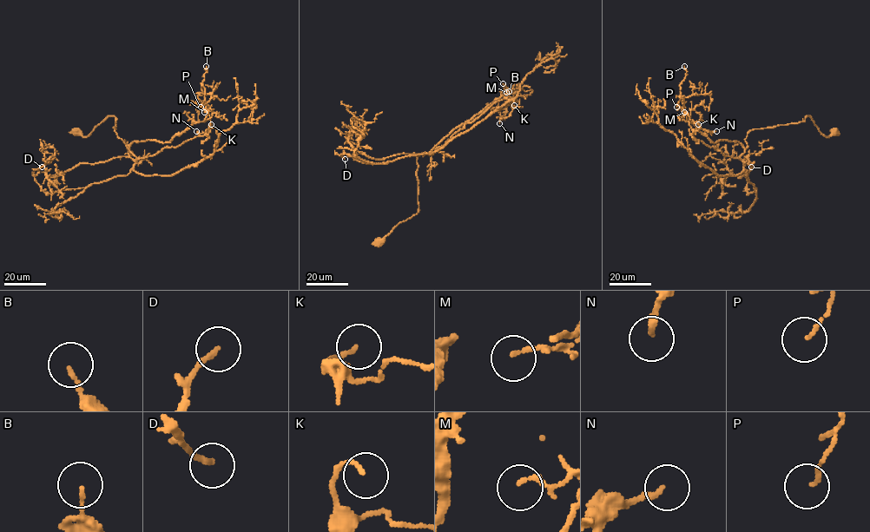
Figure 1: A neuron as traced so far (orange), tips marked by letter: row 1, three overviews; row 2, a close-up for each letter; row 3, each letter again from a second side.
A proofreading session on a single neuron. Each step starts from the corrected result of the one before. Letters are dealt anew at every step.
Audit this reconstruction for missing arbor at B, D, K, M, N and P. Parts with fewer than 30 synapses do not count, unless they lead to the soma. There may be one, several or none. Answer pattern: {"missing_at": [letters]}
{"missing_at": []}

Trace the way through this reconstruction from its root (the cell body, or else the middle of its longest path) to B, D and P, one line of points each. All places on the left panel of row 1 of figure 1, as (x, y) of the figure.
B: (75, 131), (87, 136), (114, 116), (115, 131), (128, 148), (133, 141), (168, 142), (198, 121), (206, 66)
D: (75, 131), (87, 136), (114, 116), (115, 131), (137, 158), (134, 168), (45, 193), (35, 178), (42, 167)
P: (75, 131), (87, 136), (114, 116), (128, 148), (168, 142), (198, 121), (204, 101), (201, 107)

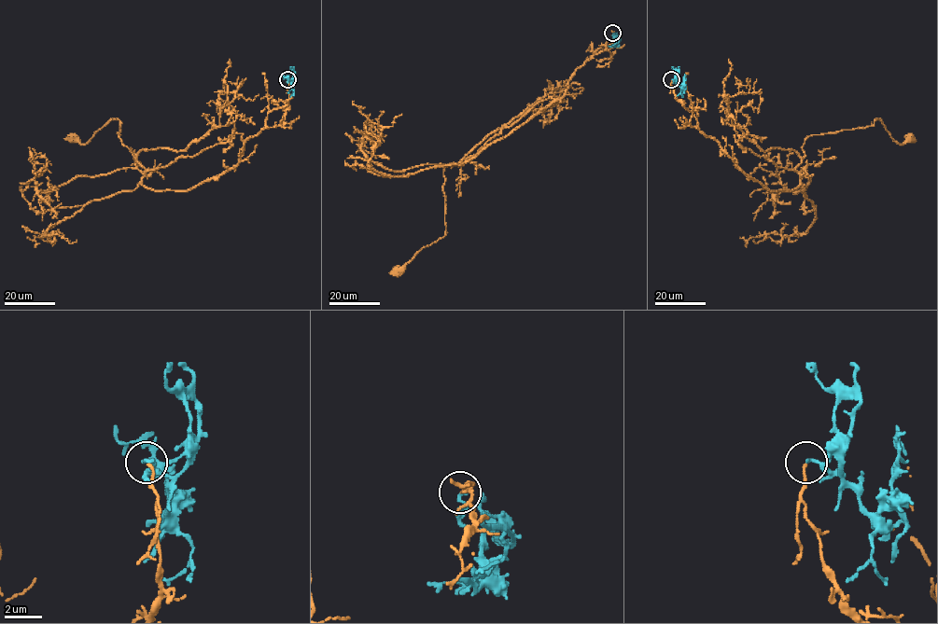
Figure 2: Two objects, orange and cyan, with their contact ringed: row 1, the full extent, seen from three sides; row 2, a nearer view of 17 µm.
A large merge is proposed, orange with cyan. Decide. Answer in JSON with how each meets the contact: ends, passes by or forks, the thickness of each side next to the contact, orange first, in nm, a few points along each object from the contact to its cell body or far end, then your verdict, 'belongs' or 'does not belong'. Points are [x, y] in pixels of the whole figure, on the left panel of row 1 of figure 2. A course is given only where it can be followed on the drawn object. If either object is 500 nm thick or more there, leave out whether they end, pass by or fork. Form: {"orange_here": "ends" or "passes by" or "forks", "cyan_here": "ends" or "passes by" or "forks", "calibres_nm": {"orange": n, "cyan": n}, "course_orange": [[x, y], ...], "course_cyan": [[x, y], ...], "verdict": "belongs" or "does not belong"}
{"orange_here": "ends", "cyan_here": "ends", "calibres_nm": {"orange": 130, "cyan": 170}, "course_orange": [[287, 80], [287, 103], [268, 114], [238, 163], [188, 190], [146, 187], [118, 119], [86, 144], [72, 137]], "course_cyan": [[287, 79], [290, 87], [289, 80], [283, 75]], "verdict": "belongs"}

